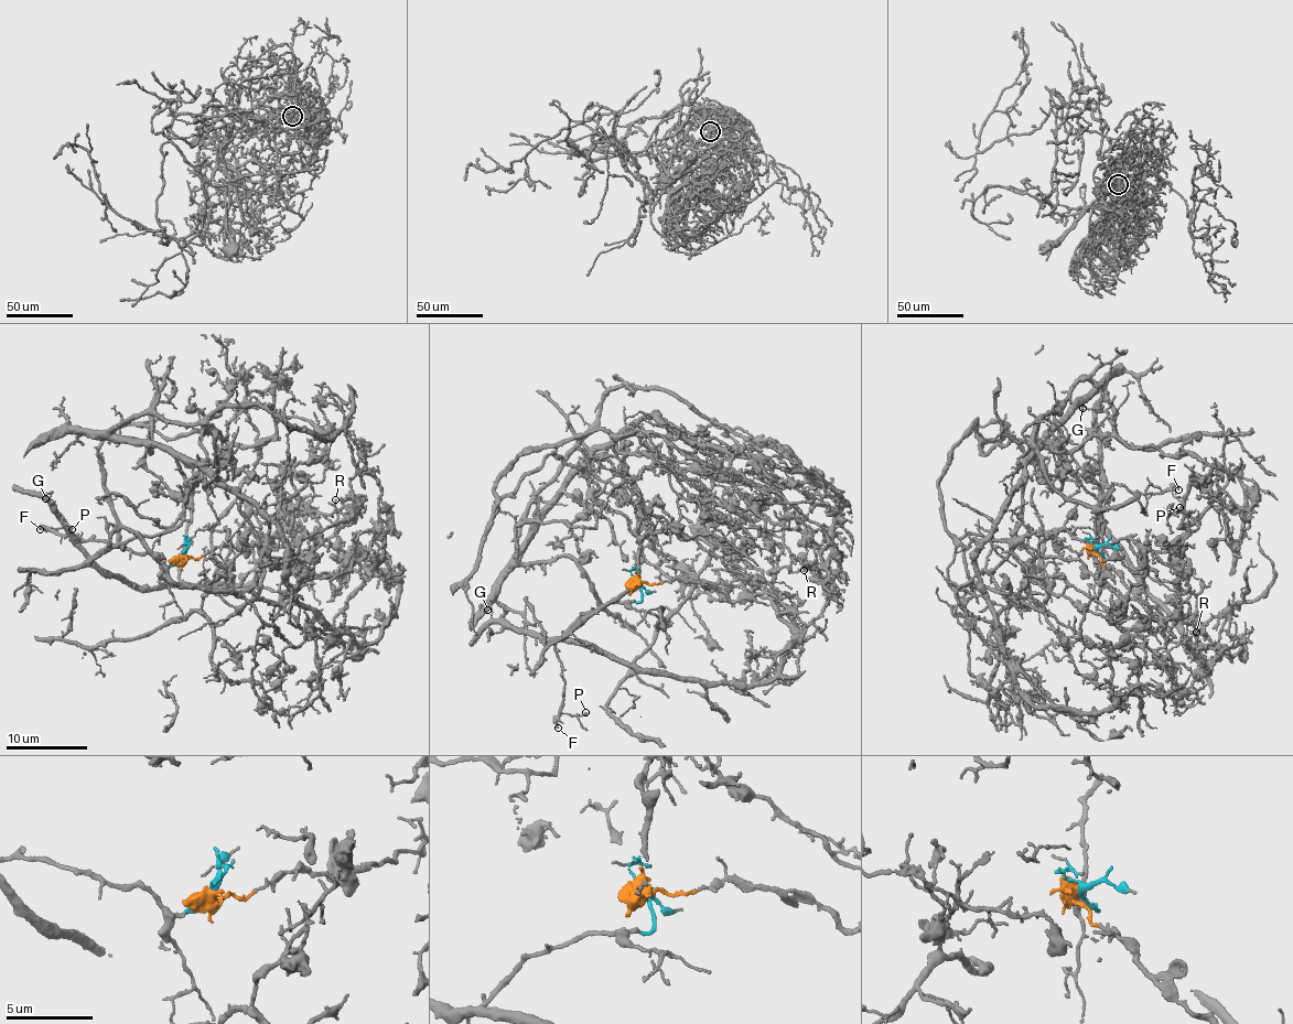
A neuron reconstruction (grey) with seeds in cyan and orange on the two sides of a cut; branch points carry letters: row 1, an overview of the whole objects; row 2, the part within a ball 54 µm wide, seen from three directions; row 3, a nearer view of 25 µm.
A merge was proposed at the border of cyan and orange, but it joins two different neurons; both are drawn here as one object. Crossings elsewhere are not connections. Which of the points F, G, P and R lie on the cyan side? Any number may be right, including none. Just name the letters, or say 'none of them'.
F, G, P

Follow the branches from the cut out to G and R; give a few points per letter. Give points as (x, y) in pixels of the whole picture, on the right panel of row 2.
G: (1094, 548), (1103, 557), (1098, 551), (1096, 507), (1108, 489), (1092, 409), (1083, 409)
R: (1094, 548), (1156, 611), (1163, 633), (1154, 615), (1178, 606), (1157, 655), (1196, 632)

